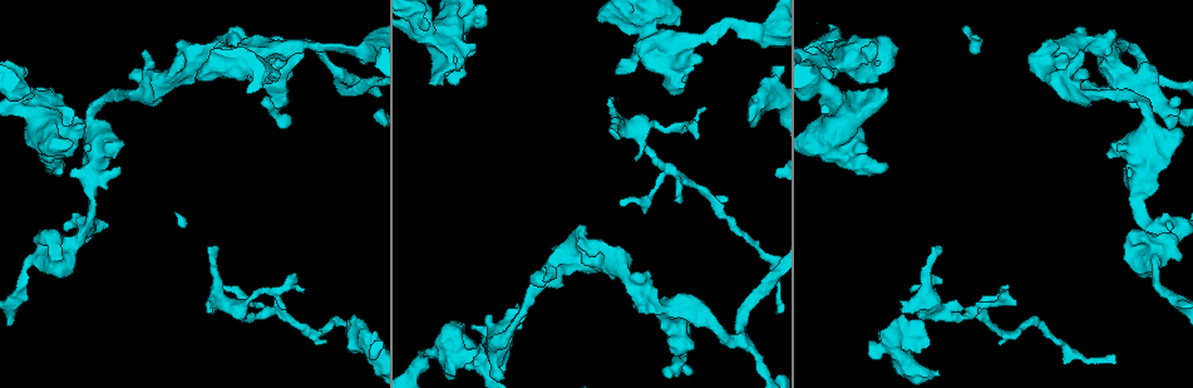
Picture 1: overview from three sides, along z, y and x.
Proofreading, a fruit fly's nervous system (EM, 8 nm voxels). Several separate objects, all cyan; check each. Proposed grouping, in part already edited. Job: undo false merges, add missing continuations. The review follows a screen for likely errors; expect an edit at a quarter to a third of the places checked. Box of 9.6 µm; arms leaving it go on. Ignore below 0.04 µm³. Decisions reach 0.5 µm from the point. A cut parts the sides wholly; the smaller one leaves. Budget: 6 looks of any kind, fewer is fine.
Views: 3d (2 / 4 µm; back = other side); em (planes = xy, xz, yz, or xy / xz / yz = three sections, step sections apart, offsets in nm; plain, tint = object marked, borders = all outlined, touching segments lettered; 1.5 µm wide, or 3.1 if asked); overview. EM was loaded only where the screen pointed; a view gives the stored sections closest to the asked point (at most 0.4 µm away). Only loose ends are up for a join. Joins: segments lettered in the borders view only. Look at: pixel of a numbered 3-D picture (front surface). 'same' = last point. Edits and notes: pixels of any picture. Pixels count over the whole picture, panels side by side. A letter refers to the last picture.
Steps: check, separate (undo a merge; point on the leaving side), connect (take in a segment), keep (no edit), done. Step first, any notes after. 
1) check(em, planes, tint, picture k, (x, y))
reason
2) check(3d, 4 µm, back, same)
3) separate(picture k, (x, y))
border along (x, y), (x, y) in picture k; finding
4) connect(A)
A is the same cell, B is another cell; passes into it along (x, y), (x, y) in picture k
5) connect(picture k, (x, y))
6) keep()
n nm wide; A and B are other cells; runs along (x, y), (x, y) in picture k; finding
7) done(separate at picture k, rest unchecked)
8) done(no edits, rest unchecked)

check(em, yz, step 8, borders, picture 1, (211, 313))
free end

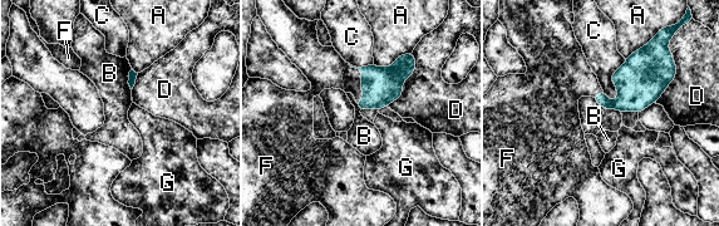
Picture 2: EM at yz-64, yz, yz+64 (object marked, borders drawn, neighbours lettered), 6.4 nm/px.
check(em, planes, borders, same)

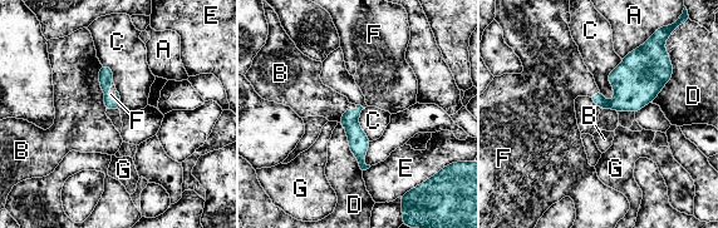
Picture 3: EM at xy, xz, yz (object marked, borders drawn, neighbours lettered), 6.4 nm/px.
connect(F)
D touches over 360 nm; F is the same cell, A, B, C, D, E and G are other cells; passes into it along (106, 75), (109, 90), (111, 94) in picture 3; the cell continues

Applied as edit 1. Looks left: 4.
check(overview)
redraw

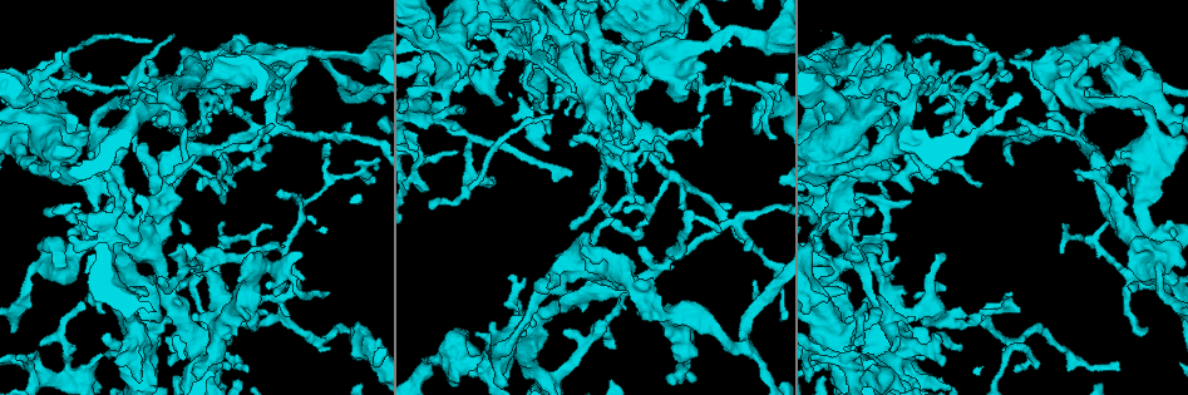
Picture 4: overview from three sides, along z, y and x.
check(em, xy, step 8, borders, picture 4, (941, 254))
an open end

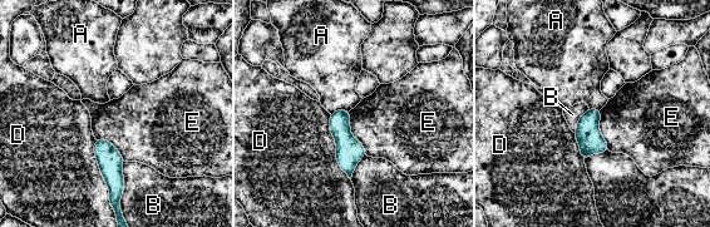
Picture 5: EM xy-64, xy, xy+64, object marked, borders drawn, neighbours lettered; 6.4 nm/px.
check(em, planes, borders, same)
cut it another way

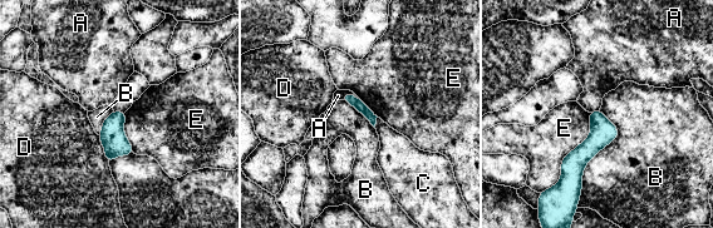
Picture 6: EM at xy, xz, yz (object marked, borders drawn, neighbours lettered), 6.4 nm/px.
keep()
A, B, C, D and E are other cells; runs along (598, 114), (573, 182) in picture 6; no lettered segment goes on from it

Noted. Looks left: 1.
check(em, planes, borders, picture 4, (756, 131))
stops while still wide

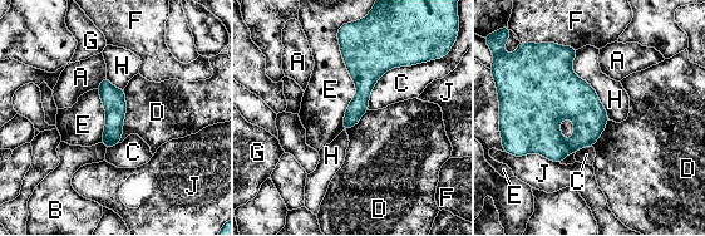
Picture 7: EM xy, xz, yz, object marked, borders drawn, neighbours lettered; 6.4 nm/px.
keep()
E touches over 650 nm; A, B, C, D, E, F, G, H and J are other cells; runs along (106, 82), (113, 98), (111, 143) in picture 7; none of them fits

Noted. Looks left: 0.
done(connect at picture 3, rest unchecked)

